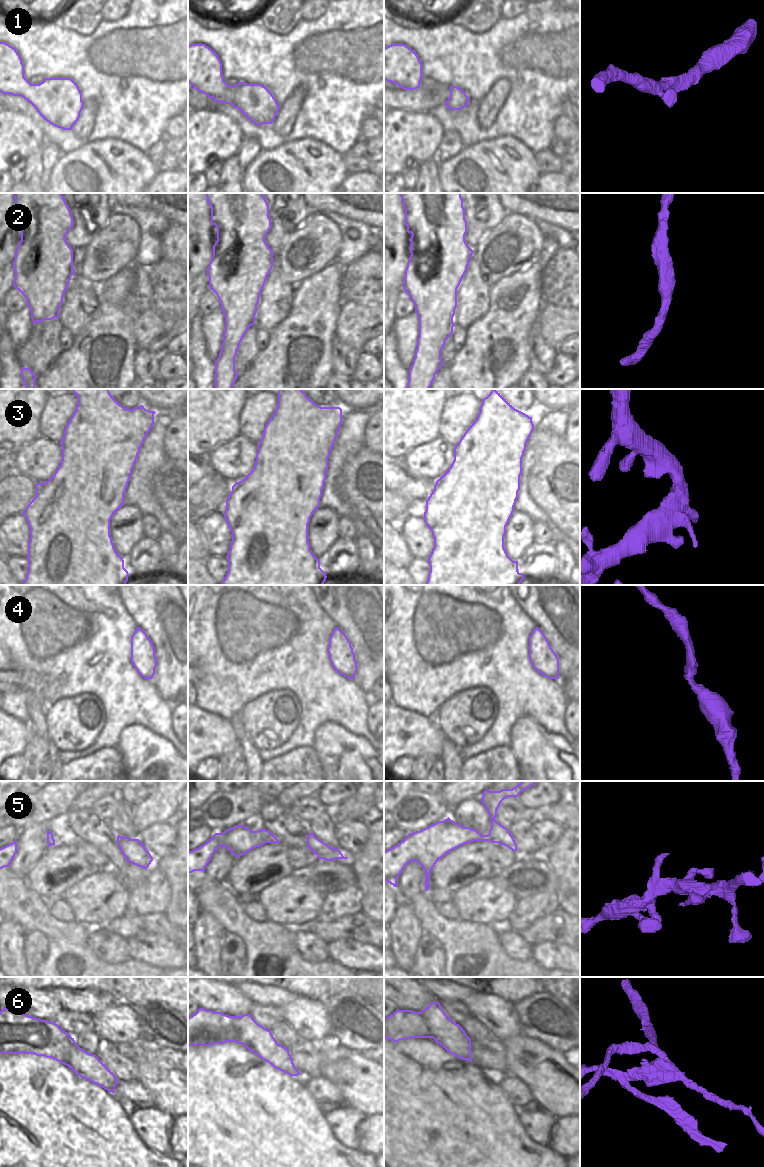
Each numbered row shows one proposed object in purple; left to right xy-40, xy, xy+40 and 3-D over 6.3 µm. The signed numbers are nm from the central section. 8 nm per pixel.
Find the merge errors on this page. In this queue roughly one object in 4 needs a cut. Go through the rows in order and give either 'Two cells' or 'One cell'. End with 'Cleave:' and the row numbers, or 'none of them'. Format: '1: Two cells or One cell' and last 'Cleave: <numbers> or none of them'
1: One cell
2: One cell
3: One cell
4: One cell
5: One cell
6: Two cells
Cleave: 6.

